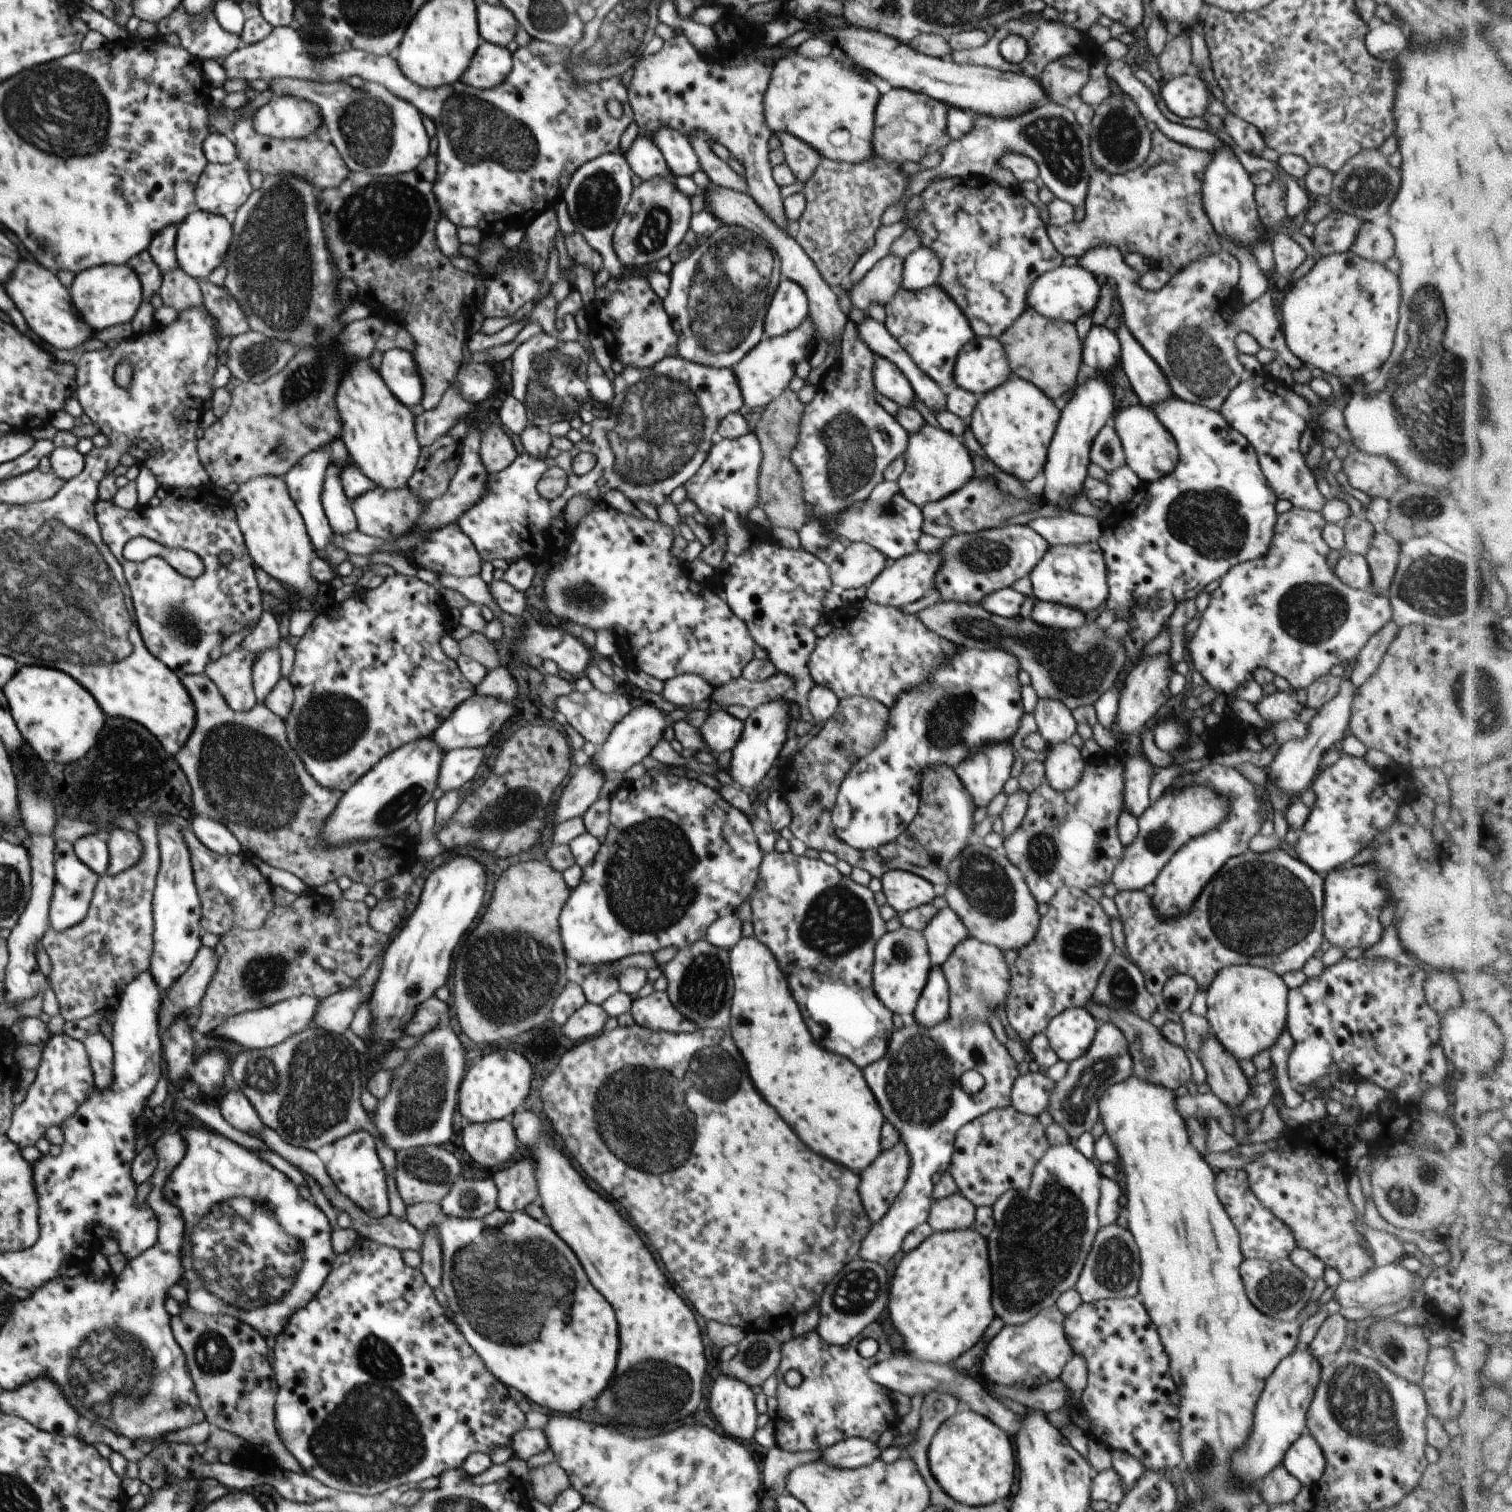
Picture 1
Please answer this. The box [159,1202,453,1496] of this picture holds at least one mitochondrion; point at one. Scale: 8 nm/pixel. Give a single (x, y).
(367, 1444)

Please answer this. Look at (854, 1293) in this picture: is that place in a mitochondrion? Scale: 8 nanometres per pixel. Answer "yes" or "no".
yes

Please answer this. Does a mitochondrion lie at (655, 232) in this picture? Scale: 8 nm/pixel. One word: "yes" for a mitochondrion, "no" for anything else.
yes

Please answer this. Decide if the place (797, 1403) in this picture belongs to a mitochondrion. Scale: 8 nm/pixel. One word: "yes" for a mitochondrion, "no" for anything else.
no

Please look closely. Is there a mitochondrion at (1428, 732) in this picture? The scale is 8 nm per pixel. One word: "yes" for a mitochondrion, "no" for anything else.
no

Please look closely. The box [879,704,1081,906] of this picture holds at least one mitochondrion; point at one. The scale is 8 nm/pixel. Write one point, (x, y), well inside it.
(1043, 855)

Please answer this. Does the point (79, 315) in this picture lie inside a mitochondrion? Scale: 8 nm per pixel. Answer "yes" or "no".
no

